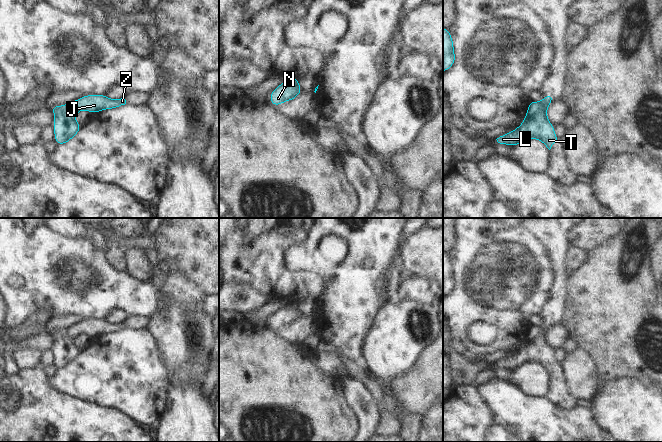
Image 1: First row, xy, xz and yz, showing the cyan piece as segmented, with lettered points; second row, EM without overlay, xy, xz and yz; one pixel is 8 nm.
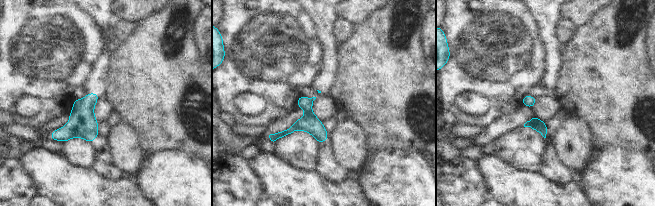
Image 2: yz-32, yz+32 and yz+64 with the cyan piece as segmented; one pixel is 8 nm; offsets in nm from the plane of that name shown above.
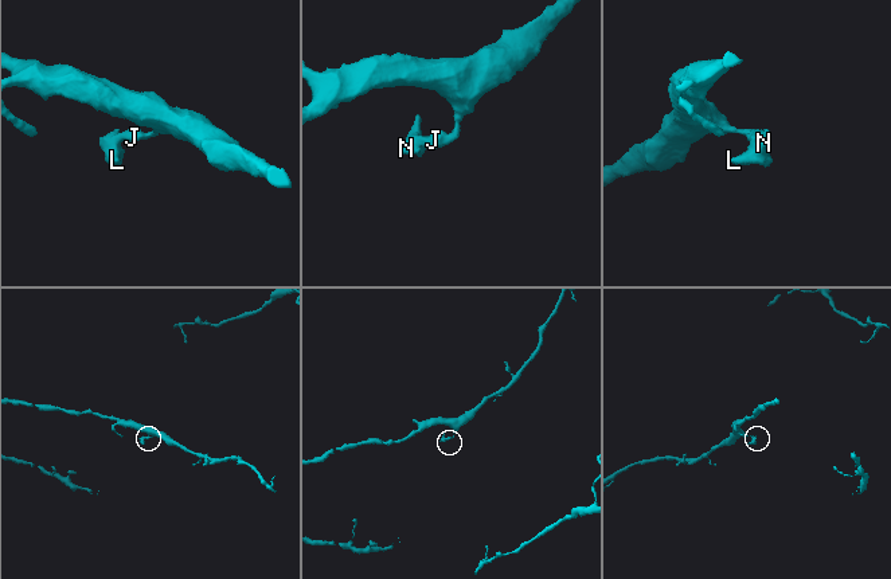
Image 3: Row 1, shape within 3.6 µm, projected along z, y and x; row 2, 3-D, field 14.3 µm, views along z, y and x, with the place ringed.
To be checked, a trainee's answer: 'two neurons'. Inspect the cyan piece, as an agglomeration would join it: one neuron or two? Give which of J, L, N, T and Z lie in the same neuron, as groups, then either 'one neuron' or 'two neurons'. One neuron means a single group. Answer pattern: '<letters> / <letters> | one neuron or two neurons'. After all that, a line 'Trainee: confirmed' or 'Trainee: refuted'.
J Z / L N T | two neurons
Trainee: confirmed

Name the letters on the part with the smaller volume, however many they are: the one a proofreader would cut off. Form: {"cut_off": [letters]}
{"cut_off": ["L", "N", "T"]}

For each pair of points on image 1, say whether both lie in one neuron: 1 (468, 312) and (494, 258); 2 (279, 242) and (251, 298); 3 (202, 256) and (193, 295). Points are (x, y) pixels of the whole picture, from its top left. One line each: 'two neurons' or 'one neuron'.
1: one neuron
2: two neurons
3: two neurons

